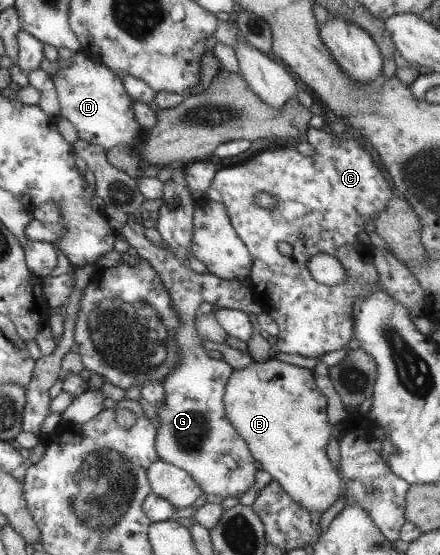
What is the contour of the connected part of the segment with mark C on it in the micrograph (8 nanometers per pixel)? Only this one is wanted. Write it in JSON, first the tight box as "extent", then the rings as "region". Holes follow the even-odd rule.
{"extent":[205,127,393,358],"region":[[[310,127],[305,132],[303,139],[312,146],[312,150],[314,150],[312,155],[303,156],[298,153],[295,148],[287,148],[281,143],[270,148],[265,148],[252,159],[243,162],[243,164],[231,167],[221,167],[218,169],[214,173],[210,186],[206,189],[205,195],[210,202],[219,202],[224,205],[231,227],[235,230],[238,238],[242,241],[242,244],[244,244],[245,249],[248,251],[250,259],[252,259],[252,266],[249,267],[249,273],[247,274],[247,277],[250,280],[249,289],[252,292],[252,300],[258,306],[261,306],[263,312],[268,314],[278,326],[278,334],[276,335],[274,350],[282,352],[282,354],[300,354],[300,356],[308,356],[308,358],[318,358],[321,354],[326,354],[326,352],[334,352],[335,350],[345,348],[347,344],[353,340],[353,304],[359,296],[366,296],[379,287],[379,278],[375,267],[372,265],[372,248],[364,241],[363,230],[364,226],[369,221],[374,221],[375,218],[383,212],[387,202],[393,197],[393,194],[392,190],[388,187],[382,172],[376,167],[370,154],[362,148],[362,144],[358,142],[357,137],[352,137],[348,134],[343,136],[332,136],[326,127],[318,130]],[[259,192],[265,192],[275,200],[274,206],[271,209],[263,209],[262,207],[257,207],[255,205],[255,194],[258,194]],[[280,242],[286,242],[286,244],[292,248],[292,254],[290,254],[290,256],[282,256],[282,254],[280,254],[276,247]],[[318,253],[333,256],[333,258],[342,266],[342,269],[345,272],[345,279],[341,283],[336,283],[334,286],[326,286],[314,282],[314,279],[308,272],[307,263],[311,257]]]}

